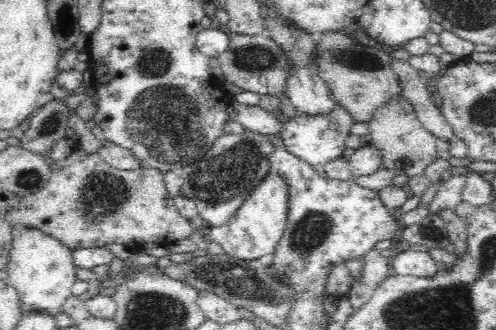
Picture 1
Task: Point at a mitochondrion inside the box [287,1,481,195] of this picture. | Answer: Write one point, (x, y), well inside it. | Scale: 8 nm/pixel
(359, 60)

